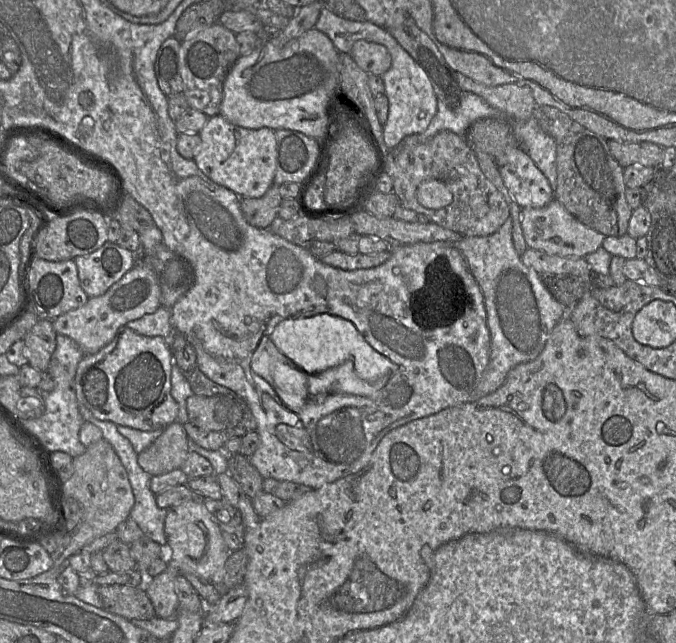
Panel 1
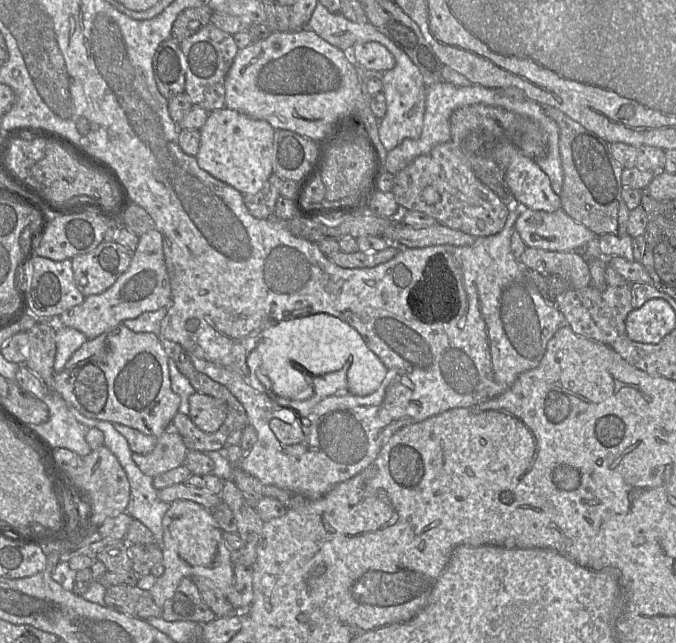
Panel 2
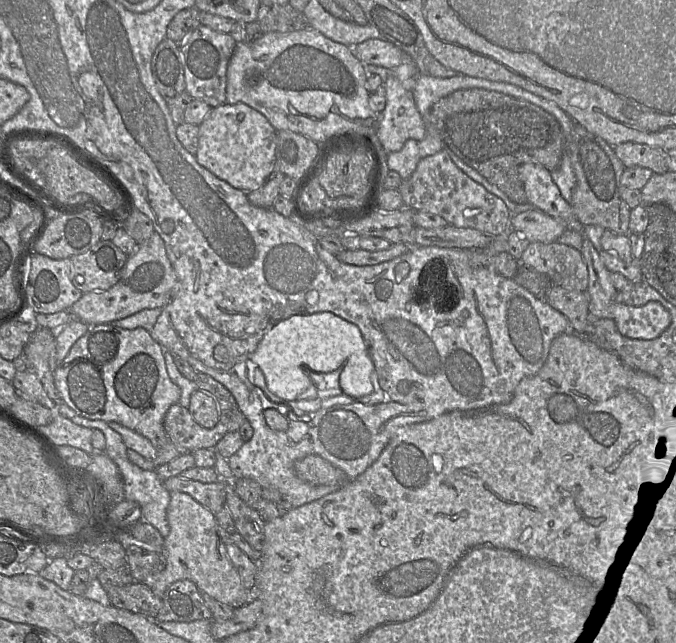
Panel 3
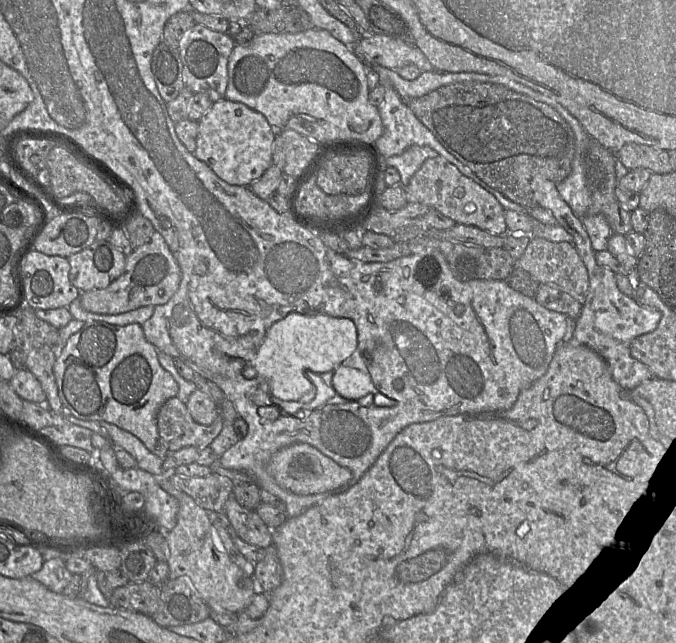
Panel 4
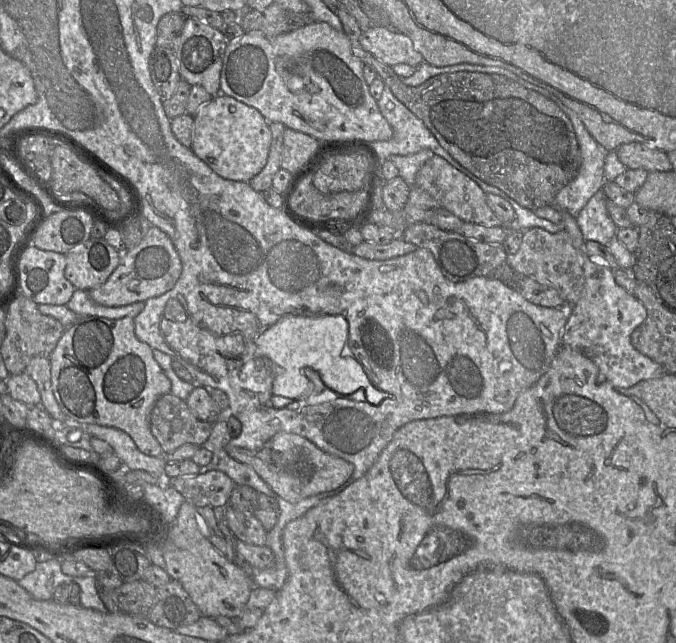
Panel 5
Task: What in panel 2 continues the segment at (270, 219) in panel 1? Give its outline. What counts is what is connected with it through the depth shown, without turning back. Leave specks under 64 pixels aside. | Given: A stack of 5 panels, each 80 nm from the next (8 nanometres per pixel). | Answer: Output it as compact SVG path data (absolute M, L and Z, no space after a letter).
M272 174L258 193L243 195L249 213L257 219L273 218L283 182L277 175Z

